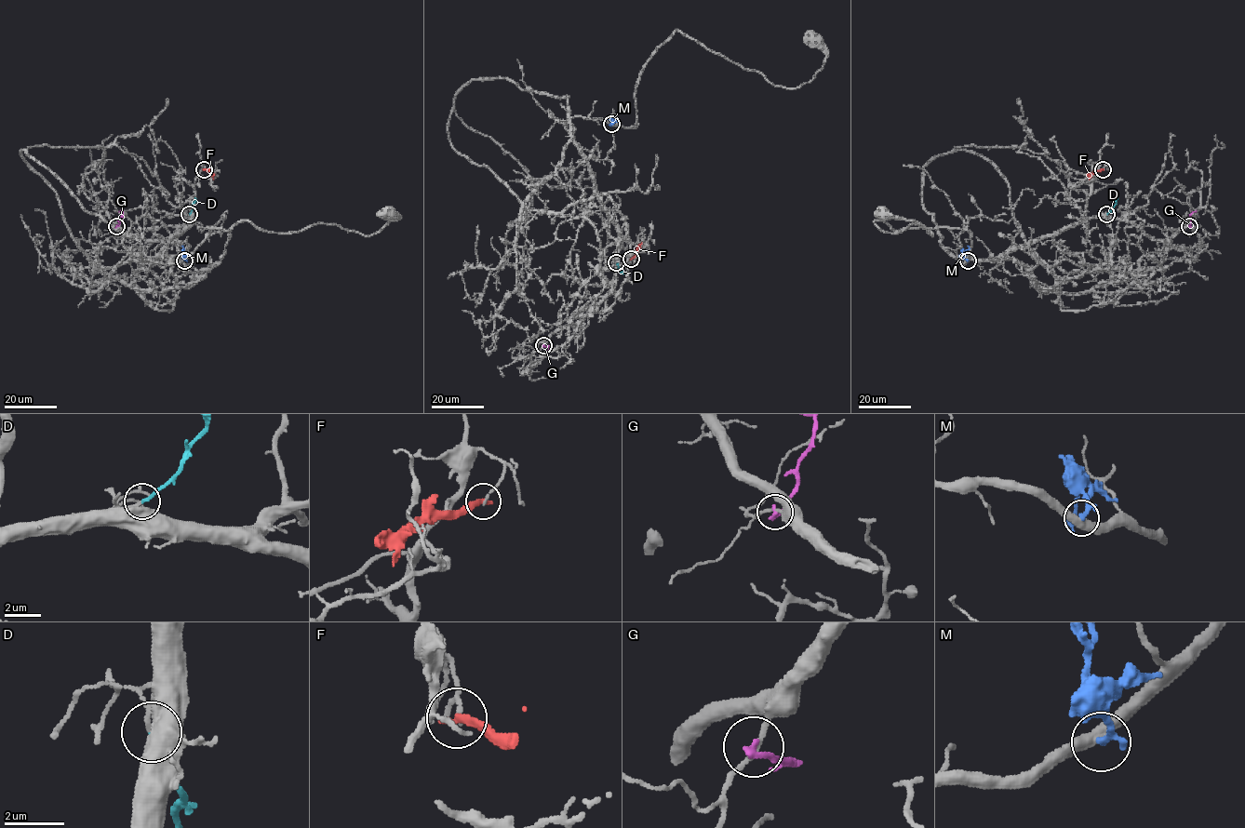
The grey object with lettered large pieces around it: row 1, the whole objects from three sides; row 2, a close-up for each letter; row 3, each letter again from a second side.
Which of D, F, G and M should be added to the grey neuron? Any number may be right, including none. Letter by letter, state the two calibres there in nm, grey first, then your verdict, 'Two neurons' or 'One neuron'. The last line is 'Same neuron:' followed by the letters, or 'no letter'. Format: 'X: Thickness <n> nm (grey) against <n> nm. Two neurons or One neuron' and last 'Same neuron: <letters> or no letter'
D: Thickness 110 nm (grey) against 170 nm. One neuron
F: Thickness 110 nm (grey) against 240 nm. Two neurons
G: Thickness 160 nm (grey) against 240 nm. Two neurons
M: Thickness 440 nm (grey) against 260 nm. Two neurons
Same neuron: D

